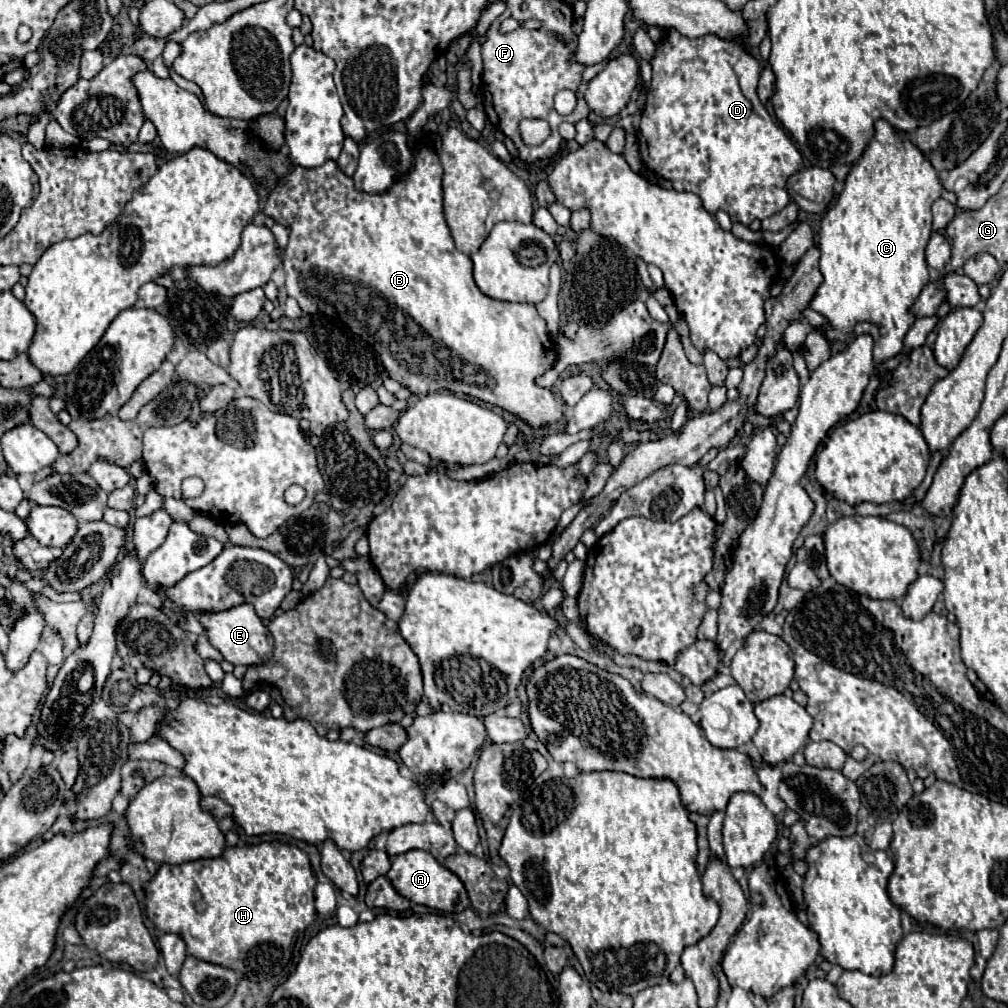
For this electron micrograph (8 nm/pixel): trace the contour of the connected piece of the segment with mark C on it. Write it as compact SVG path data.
M877 119L875 135L869 141L867 149L861 153L859 161L851 165L851 171L845 179L845 189L821 219L819 267L823 273L823 283L817 287L809 307L829 319L829 327L823 331L825 339L847 343L853 337L851 329L855 323L873 321L881 327L881 339L875 343L875 363L887 361L903 349L903 337L915 321L909 307L929 281L925 245L933 233L931 203L941 197L941 191L943 185L939 181L939 175L925 153L889 121Z

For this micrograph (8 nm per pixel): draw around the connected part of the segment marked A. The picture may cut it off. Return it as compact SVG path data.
M413 849L407 853L395 855L391 861L391 869L389 869L387 877L391 879L393 887L413 903L427 905L431 909L439 909L443 913L459 913L471 905L469 897L467 897L467 889L461 883L461 879L453 871L443 867L429 851Z

